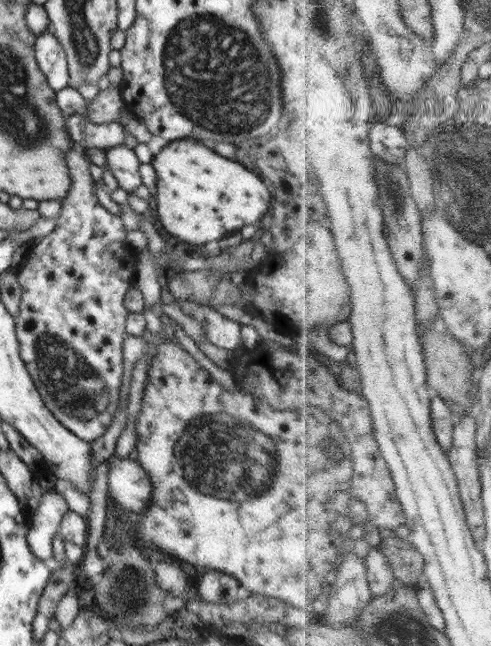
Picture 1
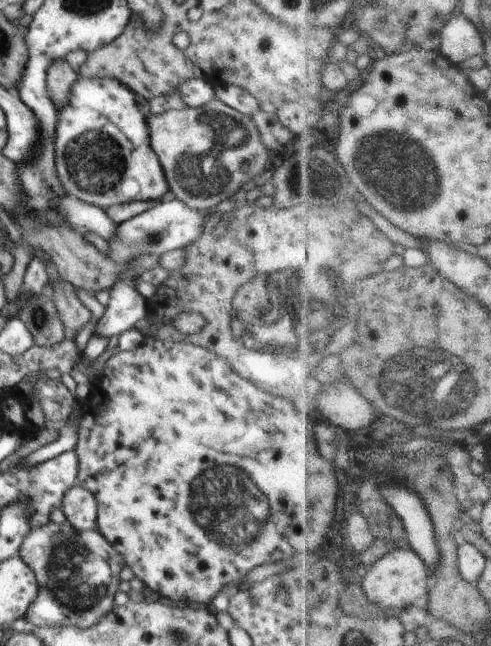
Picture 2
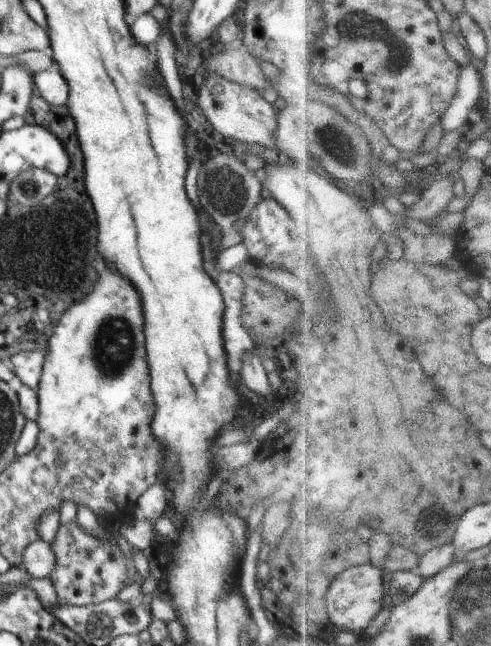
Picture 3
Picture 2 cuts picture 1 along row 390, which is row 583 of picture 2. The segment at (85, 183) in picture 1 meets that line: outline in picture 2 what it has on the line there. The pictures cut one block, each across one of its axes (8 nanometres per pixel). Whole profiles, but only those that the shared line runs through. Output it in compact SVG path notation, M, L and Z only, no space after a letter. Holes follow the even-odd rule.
M48 520L44 526L32 527L24 538L19 557L32 568L38 582L38 596L30 604L24 618L36 628L74 626L85 630L91 628L115 606L115 594L121 582L120 574L126 565L122 555L114 550L114 546L100 530L76 530L68 520L60 524Z

